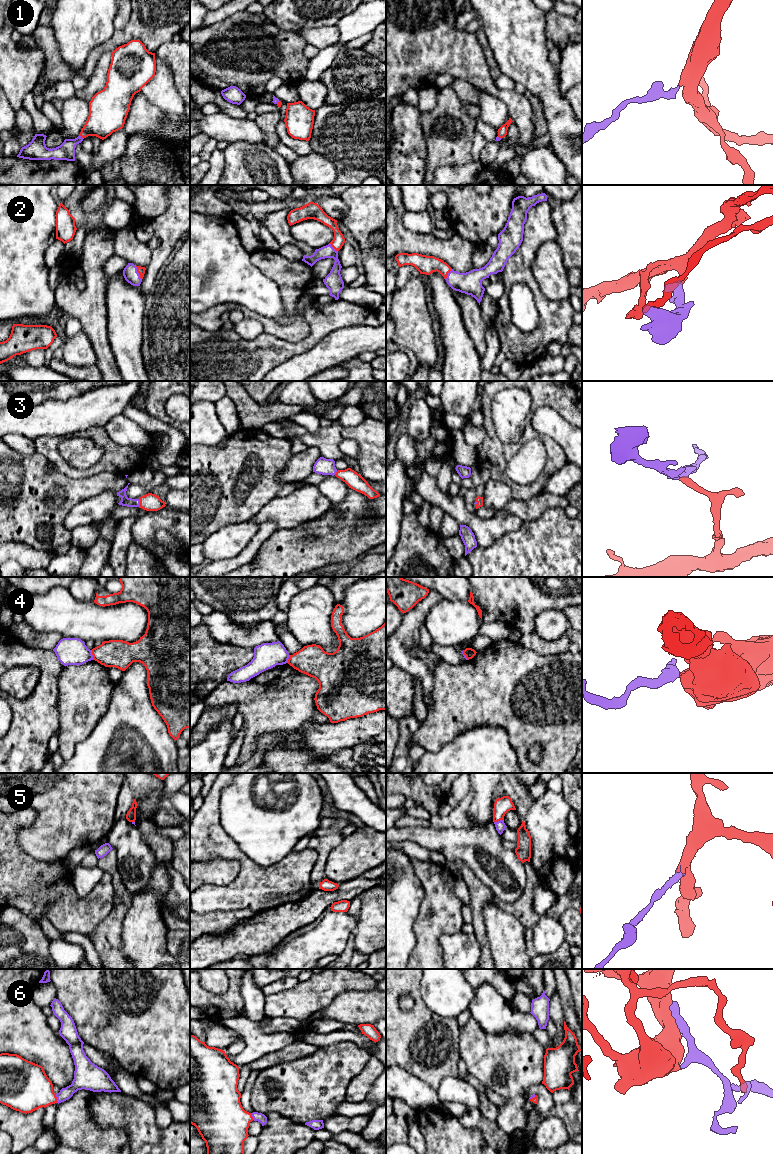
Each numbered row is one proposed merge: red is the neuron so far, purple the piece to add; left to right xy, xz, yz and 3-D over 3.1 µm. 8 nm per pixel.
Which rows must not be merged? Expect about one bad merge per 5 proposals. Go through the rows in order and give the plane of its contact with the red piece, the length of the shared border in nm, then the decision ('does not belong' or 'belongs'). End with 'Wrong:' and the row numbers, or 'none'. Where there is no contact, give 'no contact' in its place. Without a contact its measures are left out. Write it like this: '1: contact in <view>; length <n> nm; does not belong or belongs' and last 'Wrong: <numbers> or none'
1: contact in xy; length 50 nm; belongs
2: contact in xy; length 120 nm; belongs
3: contact in xy; length 60 nm; belongs
4: contact in xy; length 80 nm; does not belong
5: contact in yz; length 90 nm; belongs
6: contact in xy; length 70 nm; belongs
Wrong: 4

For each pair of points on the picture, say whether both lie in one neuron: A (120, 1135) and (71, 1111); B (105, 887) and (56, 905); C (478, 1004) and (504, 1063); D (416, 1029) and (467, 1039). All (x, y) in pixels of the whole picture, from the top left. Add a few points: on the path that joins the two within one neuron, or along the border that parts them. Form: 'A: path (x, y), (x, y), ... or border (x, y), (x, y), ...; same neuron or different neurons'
A: path (108, 1135), (95, 1135), (83, 1123); same neuron
B: path (93, 899), (87, 905), (68, 905); same neuron
C: border (475, 1019), (489, 1034), (515, 1033); different neurons
D: border (459, 1029), (459, 1055), (461, 1057); different neurons

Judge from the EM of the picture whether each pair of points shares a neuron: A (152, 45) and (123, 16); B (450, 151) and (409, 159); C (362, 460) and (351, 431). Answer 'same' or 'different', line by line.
A: different
B: different
C: same

